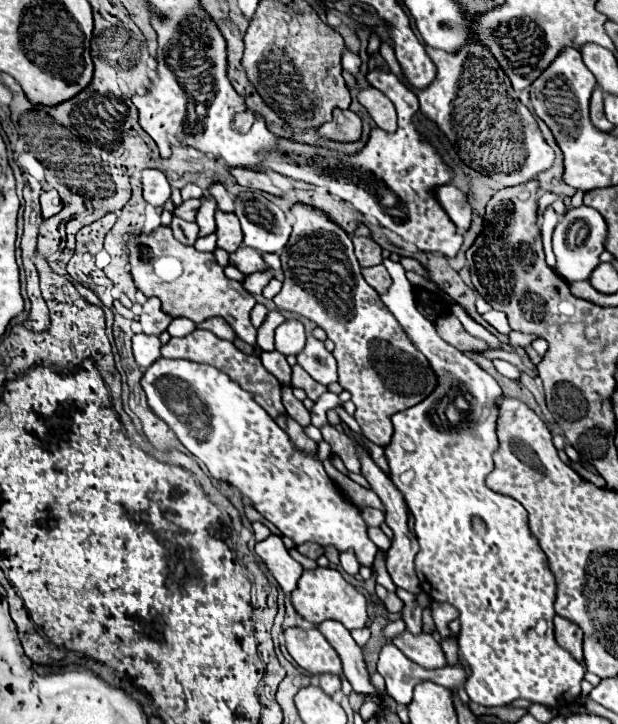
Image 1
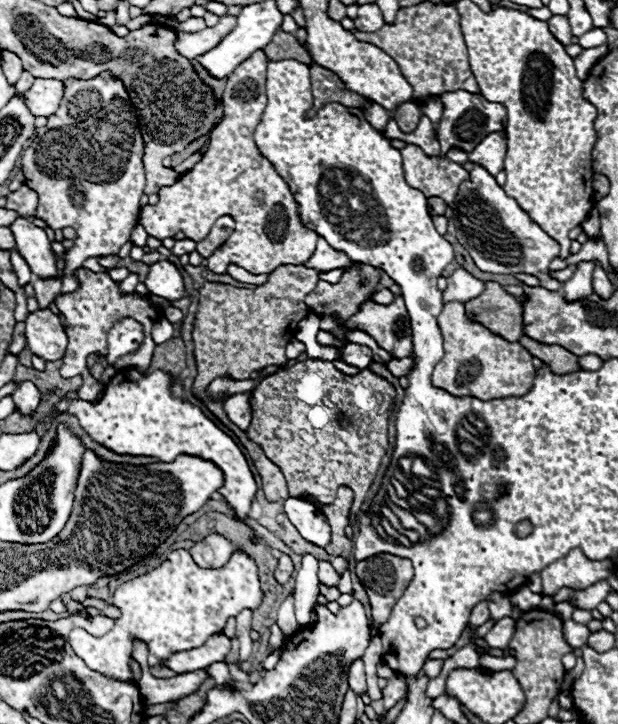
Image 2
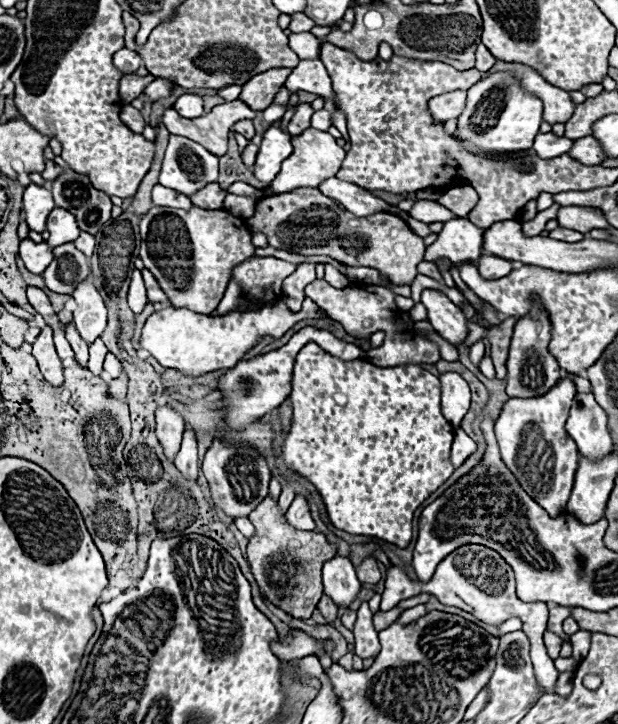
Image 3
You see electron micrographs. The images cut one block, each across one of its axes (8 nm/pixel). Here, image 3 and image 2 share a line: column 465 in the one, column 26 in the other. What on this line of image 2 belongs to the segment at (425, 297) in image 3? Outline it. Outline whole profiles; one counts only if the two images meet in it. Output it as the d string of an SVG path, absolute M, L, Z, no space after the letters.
M48 308L30 312L24 320L26 324L26 342L32 354L48 360L60 360L64 356L68 338L64 334L60 318Z

